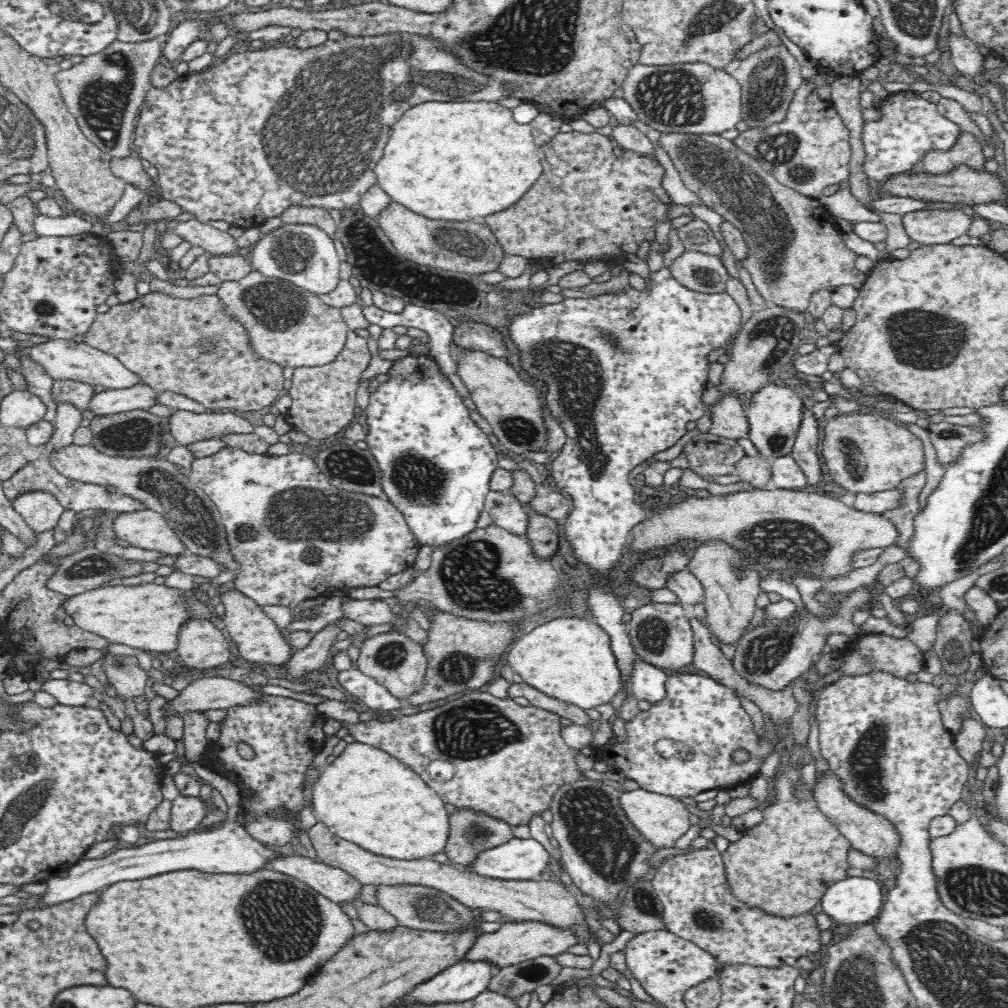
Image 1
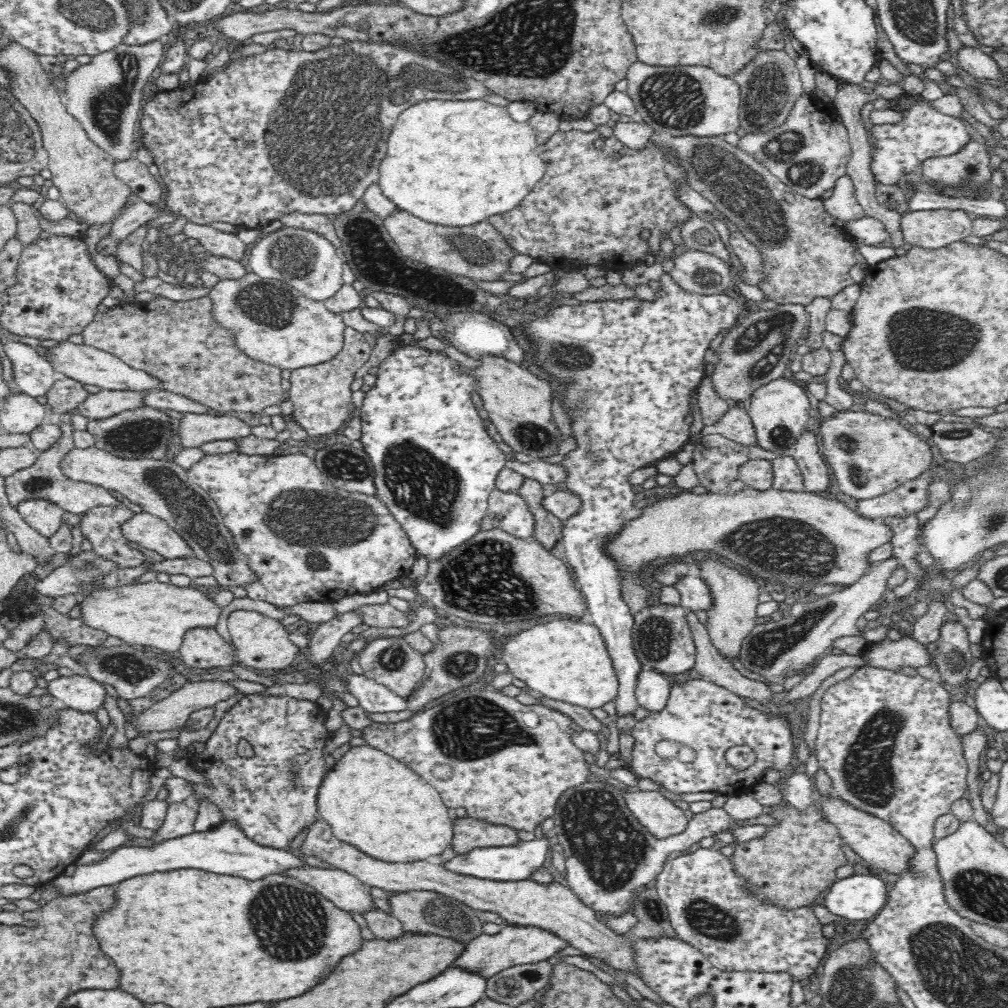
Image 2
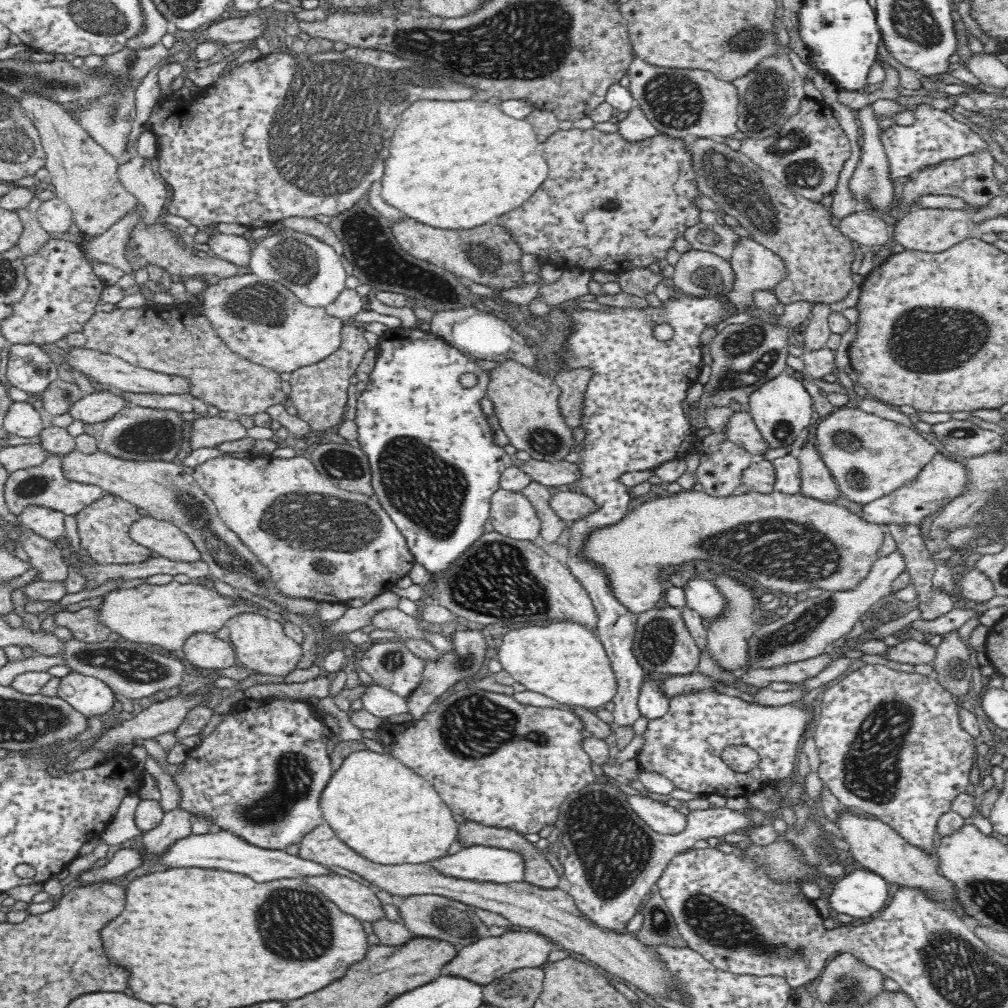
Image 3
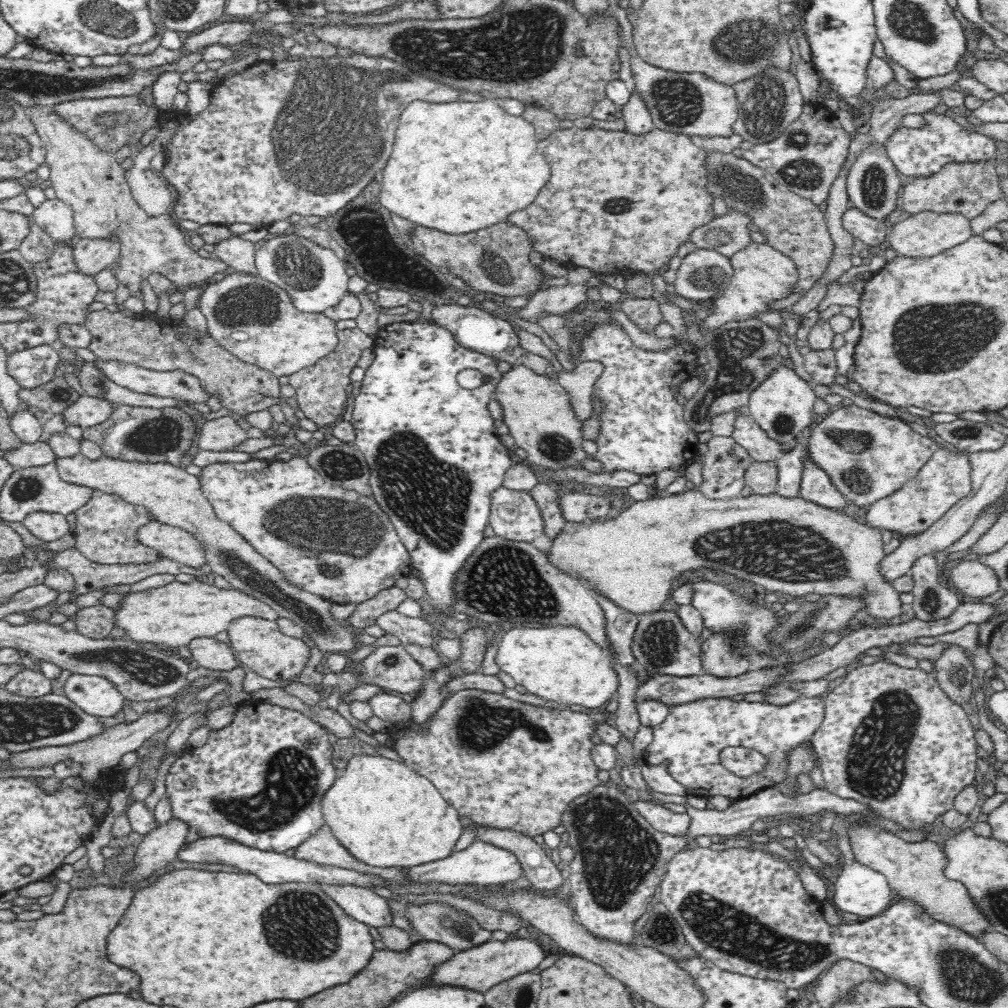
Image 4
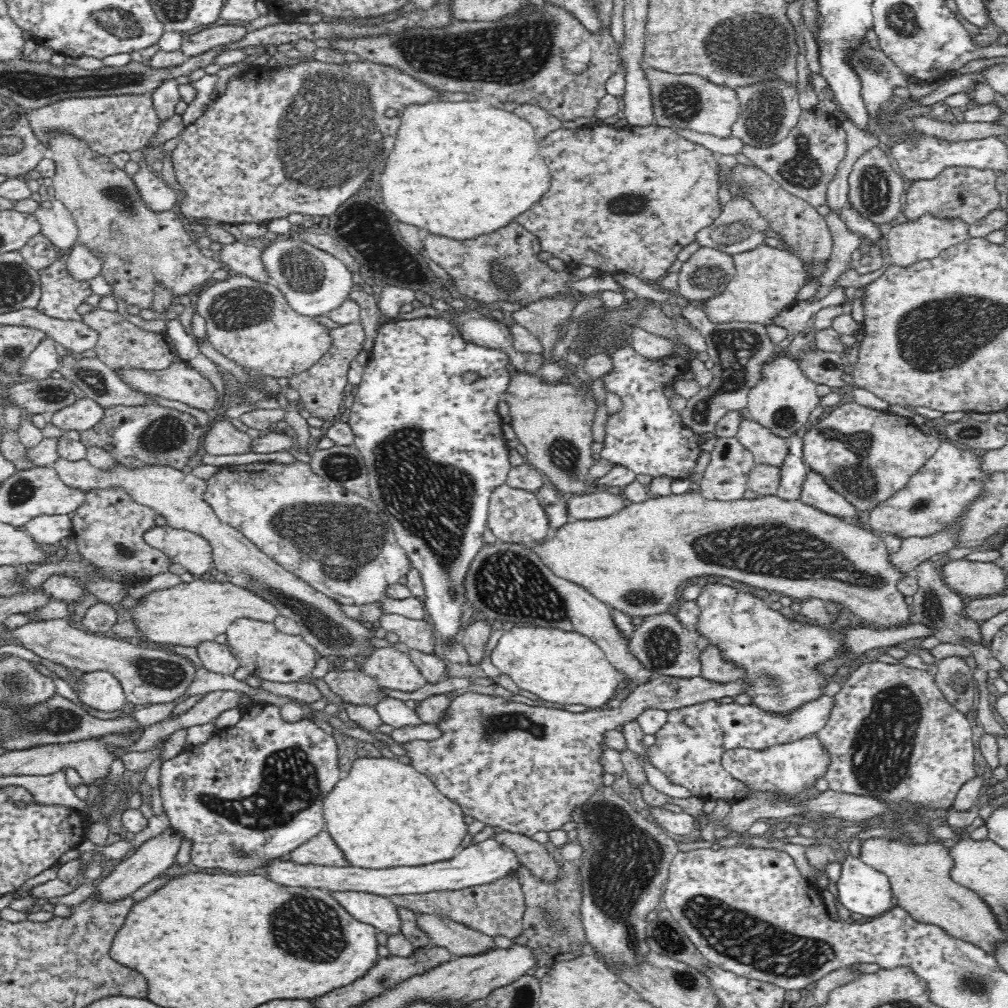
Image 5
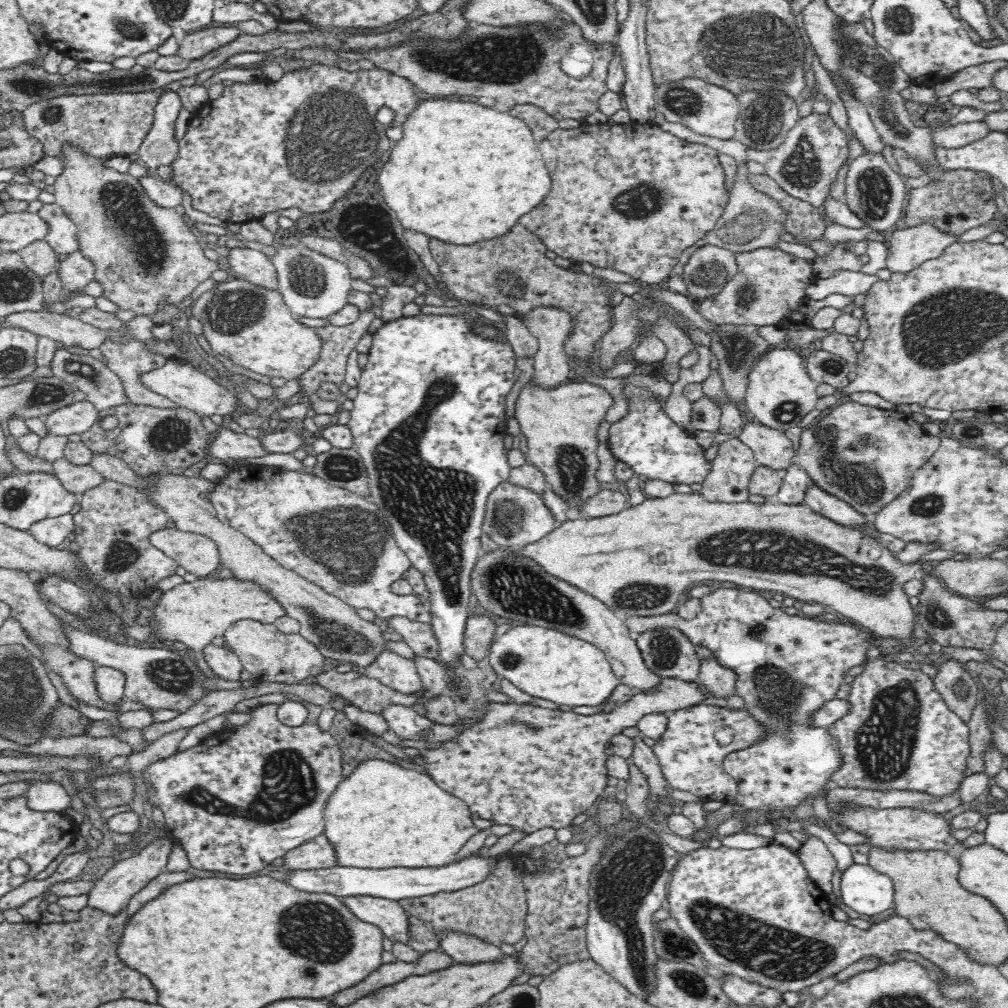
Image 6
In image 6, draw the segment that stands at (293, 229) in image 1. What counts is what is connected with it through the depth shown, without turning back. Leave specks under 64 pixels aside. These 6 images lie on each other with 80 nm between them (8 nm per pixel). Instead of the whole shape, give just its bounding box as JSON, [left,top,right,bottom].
[270,243,352,318]

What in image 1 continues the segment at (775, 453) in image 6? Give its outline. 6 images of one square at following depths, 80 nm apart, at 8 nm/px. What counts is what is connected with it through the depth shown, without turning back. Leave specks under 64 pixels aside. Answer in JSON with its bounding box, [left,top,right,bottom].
[708,391,750,440]

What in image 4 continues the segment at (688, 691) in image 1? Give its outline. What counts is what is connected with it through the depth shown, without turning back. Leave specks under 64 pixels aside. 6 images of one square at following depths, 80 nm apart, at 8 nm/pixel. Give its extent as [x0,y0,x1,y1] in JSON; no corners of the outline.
[644,695,825,802]

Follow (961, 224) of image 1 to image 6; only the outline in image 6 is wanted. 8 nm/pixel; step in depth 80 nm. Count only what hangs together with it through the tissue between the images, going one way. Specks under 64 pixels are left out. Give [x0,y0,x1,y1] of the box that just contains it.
[886,223,958,274]

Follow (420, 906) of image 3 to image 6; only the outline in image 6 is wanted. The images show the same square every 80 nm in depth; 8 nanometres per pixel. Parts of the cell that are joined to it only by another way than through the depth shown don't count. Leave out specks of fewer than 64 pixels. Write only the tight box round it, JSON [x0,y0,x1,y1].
[440,934,504,964]

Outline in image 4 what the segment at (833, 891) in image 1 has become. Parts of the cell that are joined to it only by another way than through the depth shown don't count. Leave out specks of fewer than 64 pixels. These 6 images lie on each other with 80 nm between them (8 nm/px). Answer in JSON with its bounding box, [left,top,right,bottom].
[831,828,892,919]

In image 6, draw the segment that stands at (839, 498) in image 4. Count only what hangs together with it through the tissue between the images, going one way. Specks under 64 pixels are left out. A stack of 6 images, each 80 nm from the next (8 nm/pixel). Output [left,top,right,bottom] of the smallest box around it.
[804,484,868,526]

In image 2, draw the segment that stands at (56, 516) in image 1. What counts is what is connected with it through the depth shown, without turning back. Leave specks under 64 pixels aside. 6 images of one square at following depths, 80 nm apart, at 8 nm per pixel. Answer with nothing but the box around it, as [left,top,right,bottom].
[17,500,64,536]

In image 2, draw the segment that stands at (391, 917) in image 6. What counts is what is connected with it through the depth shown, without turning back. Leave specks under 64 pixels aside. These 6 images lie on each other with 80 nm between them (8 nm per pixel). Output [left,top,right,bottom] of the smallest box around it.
[288,866,377,917]

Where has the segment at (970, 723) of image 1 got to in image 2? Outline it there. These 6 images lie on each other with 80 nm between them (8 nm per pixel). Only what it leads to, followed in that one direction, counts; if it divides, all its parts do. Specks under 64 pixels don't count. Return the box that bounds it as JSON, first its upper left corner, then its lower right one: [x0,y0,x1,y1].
[964,727,987,827]

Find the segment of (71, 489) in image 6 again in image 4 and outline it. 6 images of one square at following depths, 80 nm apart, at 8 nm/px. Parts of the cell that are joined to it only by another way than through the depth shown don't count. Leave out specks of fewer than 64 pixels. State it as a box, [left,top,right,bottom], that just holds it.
[54,454,362,655]

